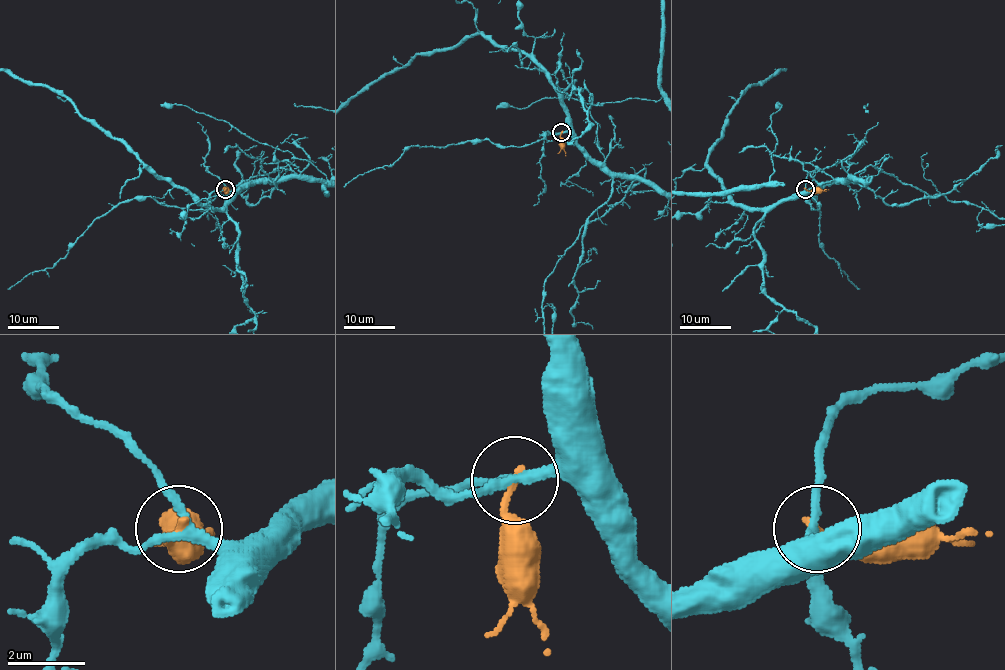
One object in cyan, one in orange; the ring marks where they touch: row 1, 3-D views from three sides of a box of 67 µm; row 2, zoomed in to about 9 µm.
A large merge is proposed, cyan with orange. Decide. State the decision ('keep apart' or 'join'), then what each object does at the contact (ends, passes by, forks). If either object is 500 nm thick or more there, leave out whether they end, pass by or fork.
keep apart | cyan forks | orange ends

